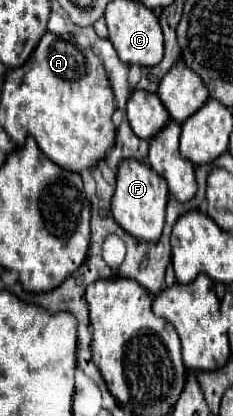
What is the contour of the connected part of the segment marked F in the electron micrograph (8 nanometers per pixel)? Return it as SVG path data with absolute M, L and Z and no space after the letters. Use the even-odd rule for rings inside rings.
M126 160L122 168L118 168L116 176L116 192L112 196L112 214L116 222L134 238L146 242L158 242L164 228L164 212L168 204L168 186L162 178L146 164L138 164L136 160Z

